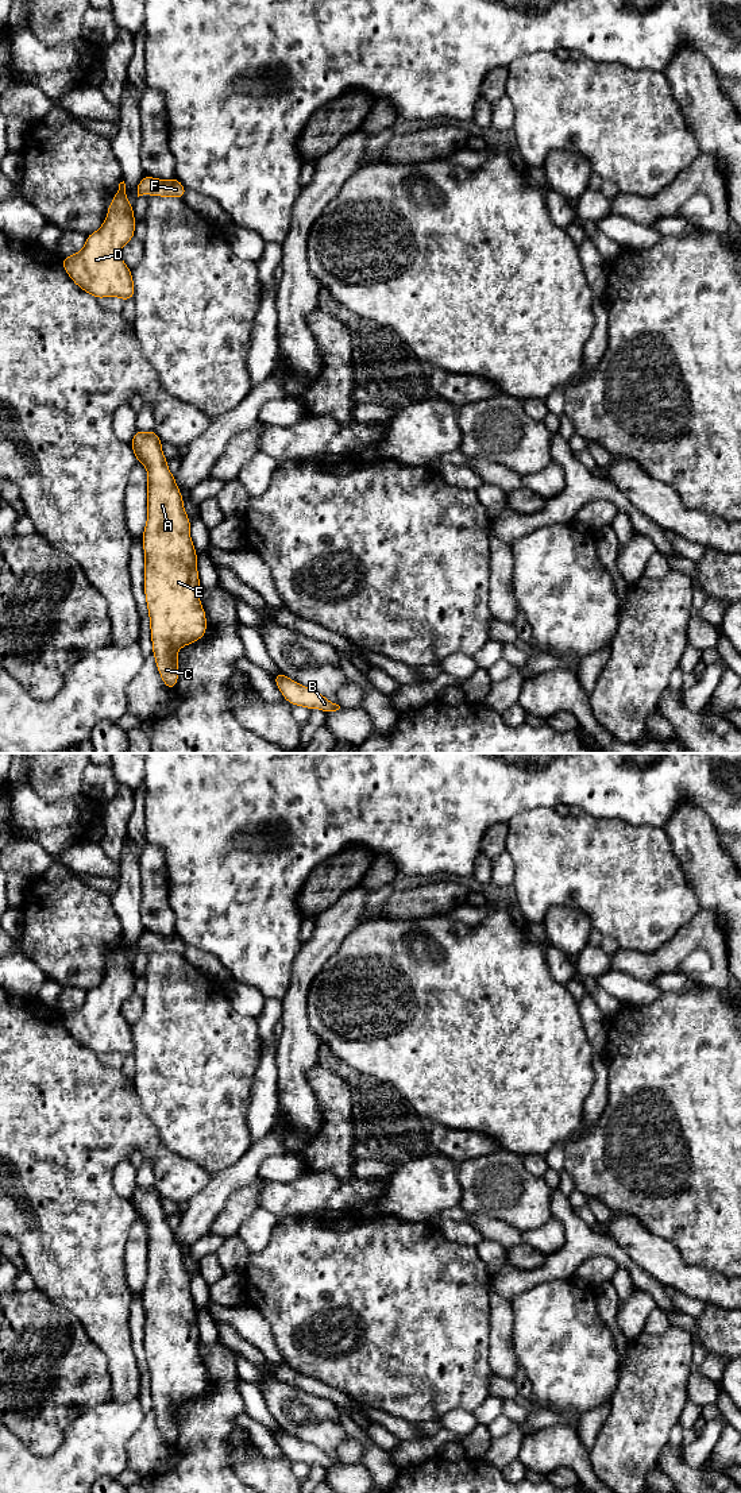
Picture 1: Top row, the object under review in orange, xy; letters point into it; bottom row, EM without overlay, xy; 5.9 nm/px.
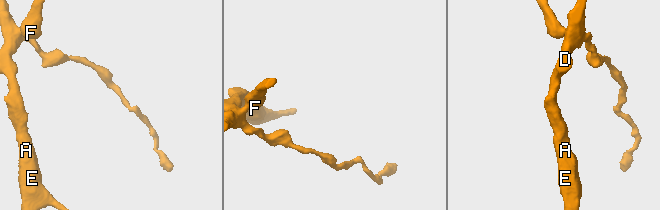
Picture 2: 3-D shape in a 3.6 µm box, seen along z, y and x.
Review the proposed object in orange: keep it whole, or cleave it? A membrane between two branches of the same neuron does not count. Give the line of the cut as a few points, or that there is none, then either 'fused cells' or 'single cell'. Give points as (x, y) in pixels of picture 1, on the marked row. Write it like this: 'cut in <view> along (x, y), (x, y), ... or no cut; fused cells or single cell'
no cut; single cell

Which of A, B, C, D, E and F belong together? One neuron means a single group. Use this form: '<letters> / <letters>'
A B C D E F

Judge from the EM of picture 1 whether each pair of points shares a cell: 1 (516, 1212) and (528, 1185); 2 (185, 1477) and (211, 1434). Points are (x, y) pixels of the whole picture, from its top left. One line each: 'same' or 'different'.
1: same
2: same

